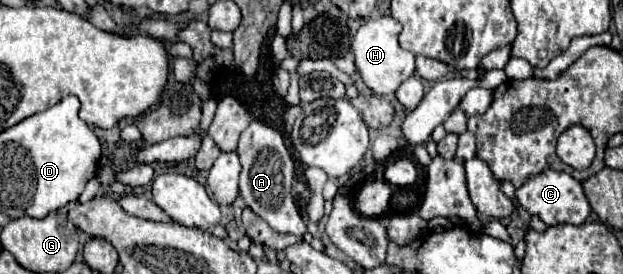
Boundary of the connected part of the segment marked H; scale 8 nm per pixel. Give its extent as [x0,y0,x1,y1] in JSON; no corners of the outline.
[351,17,415,95]

